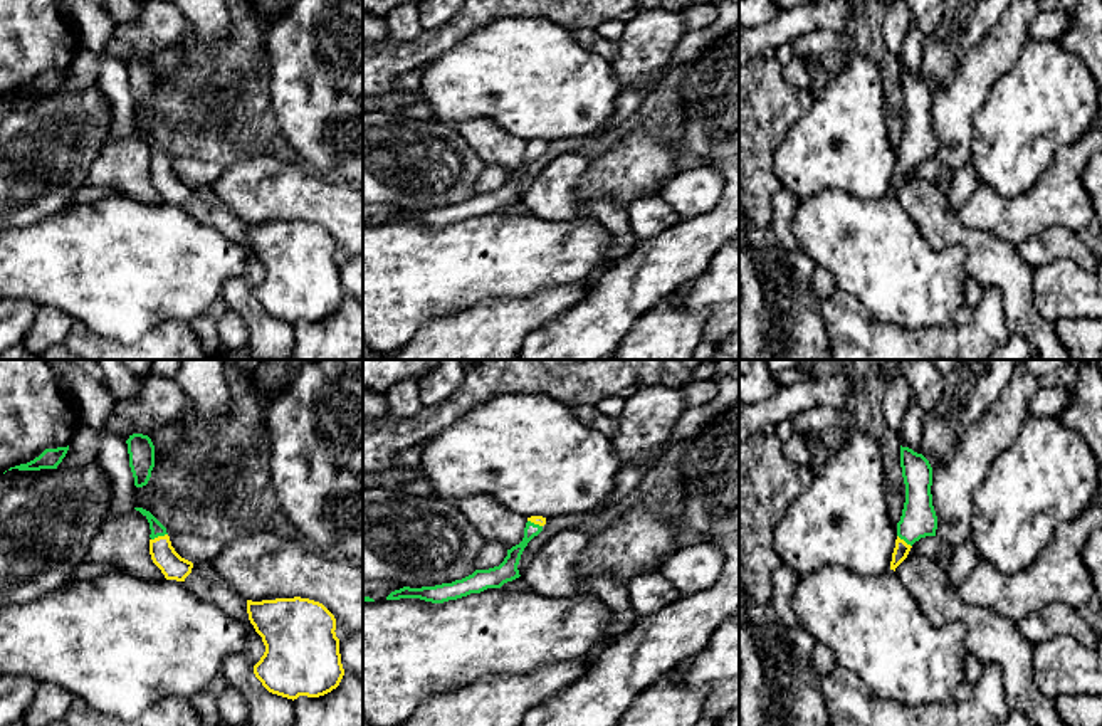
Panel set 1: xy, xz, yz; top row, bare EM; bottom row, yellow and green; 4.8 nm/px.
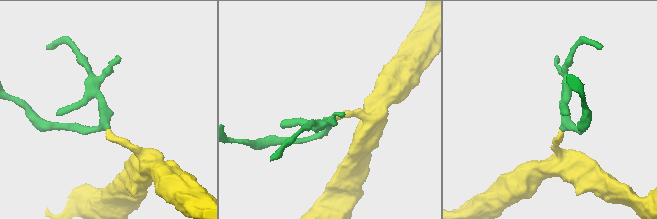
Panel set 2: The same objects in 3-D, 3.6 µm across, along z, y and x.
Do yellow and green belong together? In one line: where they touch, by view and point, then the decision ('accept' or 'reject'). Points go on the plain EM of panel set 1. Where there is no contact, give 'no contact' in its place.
contact xy (158, 160); accept

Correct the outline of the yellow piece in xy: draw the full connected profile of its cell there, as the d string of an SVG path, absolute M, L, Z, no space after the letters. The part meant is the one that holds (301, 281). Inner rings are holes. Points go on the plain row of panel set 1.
M301 220L247 224L247 237L265 269L254 297L269 316L294 324L339 309L344 292L336 242L323 227Z

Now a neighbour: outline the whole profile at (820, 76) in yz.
M815 57L805 59L805 64L811 76L810 92L816 94L832 81L835 71L826 71L821 64L815 60Z

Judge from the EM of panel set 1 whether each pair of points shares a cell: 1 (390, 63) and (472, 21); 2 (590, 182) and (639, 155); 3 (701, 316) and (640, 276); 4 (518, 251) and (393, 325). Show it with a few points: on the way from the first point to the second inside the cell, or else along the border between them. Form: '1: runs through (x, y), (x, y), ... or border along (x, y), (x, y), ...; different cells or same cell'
1: runs through (410, 56), (452, 34); same cell
2: runs through (602, 178), (620, 173), (627, 167); same cell
3: border along (674, 293), (652, 306), (639, 320); different cells
4: runs through (488, 256), (451, 268), (424, 294); same cell

